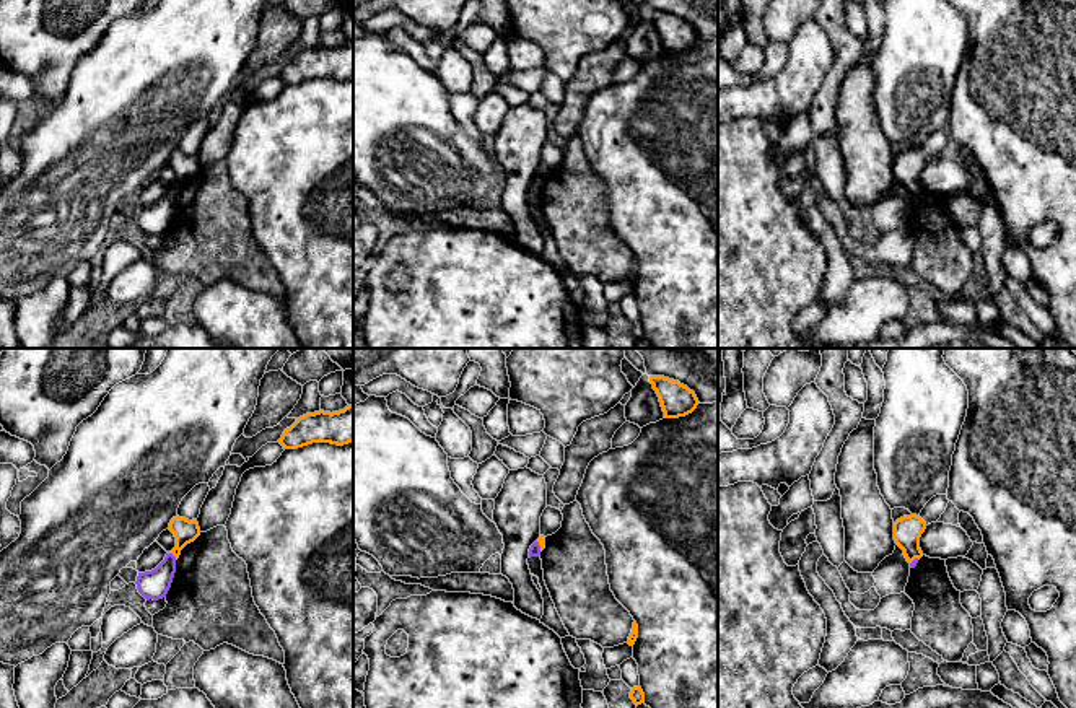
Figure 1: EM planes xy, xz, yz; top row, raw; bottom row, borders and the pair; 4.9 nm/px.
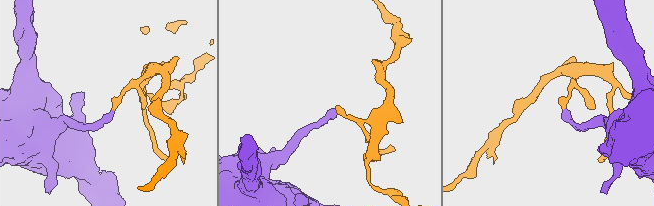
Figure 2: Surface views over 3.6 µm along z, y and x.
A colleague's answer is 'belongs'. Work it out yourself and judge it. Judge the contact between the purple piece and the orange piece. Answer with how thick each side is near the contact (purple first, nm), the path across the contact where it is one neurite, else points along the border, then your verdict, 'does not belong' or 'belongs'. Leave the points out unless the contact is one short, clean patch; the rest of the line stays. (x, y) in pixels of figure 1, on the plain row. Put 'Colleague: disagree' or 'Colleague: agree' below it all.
140/120 nm | across xy (153, 220), (173, 191), (186, 166) | belongs
Colleague: agree

